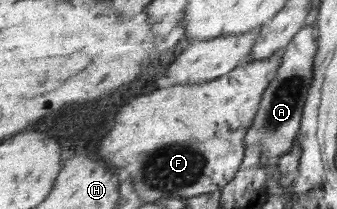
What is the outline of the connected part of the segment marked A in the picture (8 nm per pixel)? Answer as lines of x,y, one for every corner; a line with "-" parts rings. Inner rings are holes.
305,25
281,52
283,60
278,74
264,93
258,114
245,138
247,148
252,148
260,142
264,159
287,155
294,148
296,138
300,134
304,105
307,104
309,91
315,79
315,60
319,52
319,40
314,36
314,27

